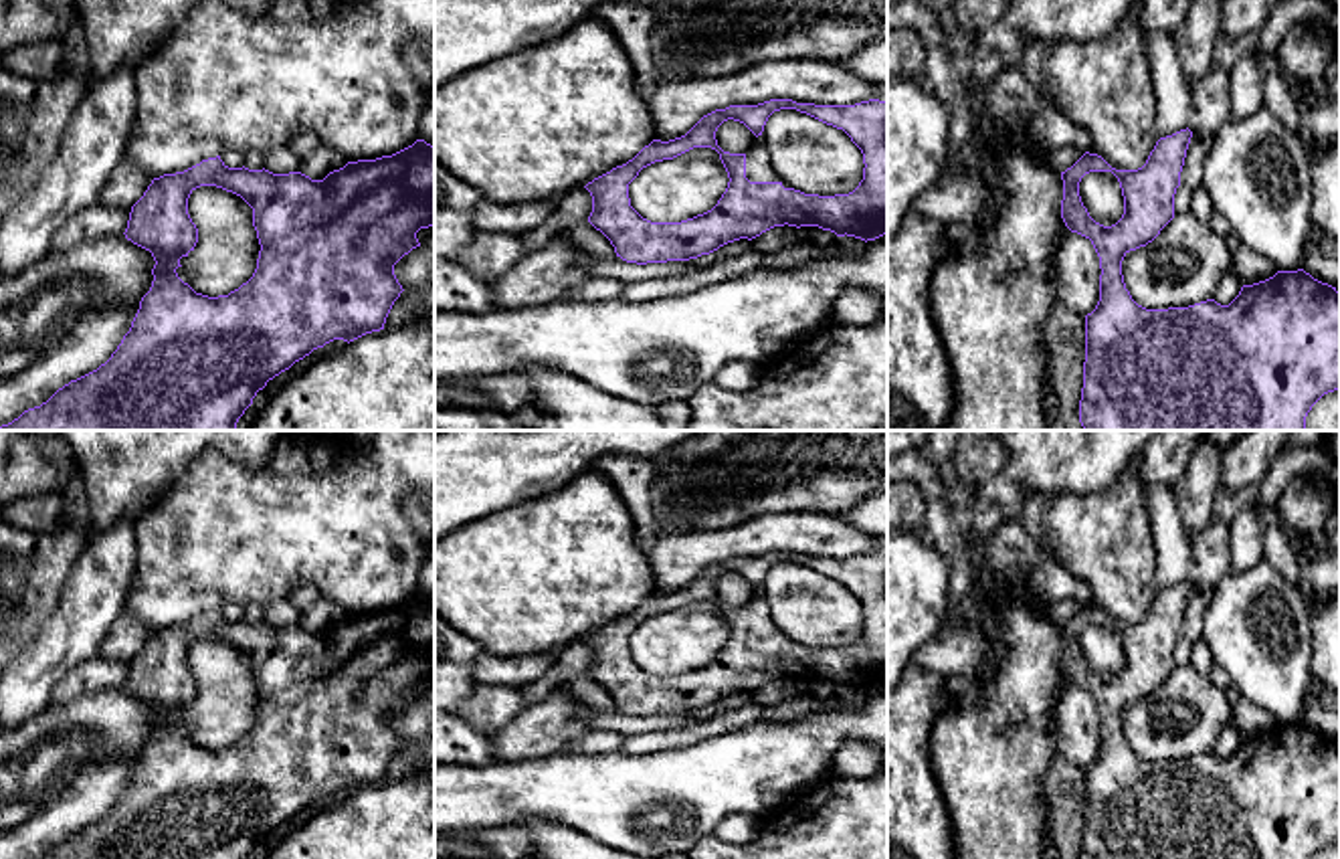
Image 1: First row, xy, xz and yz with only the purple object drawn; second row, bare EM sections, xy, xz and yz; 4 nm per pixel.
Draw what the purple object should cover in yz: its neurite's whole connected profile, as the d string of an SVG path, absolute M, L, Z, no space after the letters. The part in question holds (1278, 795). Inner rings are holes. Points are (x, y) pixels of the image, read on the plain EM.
M1192 584L1160 590L1138 623L1116 623L1102 608L1085 604L1061 625L1061 671L1071 685L1091 693L1099 709L1099 754L1085 768L1085 815L1079 859L1314 859L1324 847L1340 843L1340 746L1304 722L1277 724L1273 730L1243 738L1239 748L1221 758L1207 752L1188 760L1146 762L1126 742L1122 713L1130 703L1152 695L1174 671L1174 647ZM1089 625L1112 625L1122 641L1124 667L1112 677L1095 675L1079 649L1079 635Z

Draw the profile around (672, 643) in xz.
M693 600L643 621L629 637L629 651L651 675L681 675L711 663L728 635L720 606L711 600Z

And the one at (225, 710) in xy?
M200 639L188 651L188 667L198 681L198 695L180 711L176 726L196 746L228 748L257 722L261 697L253 661L232 645Z

